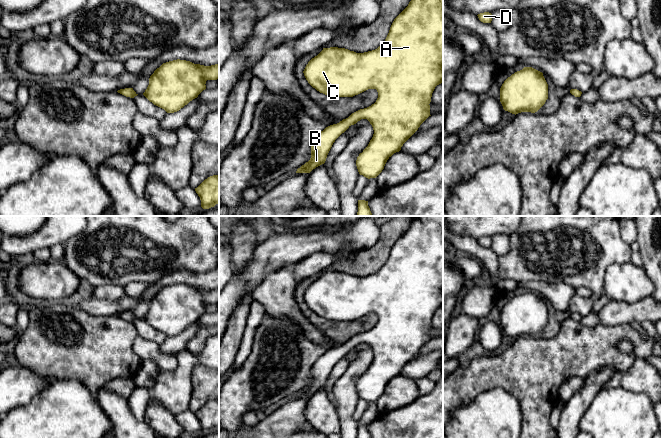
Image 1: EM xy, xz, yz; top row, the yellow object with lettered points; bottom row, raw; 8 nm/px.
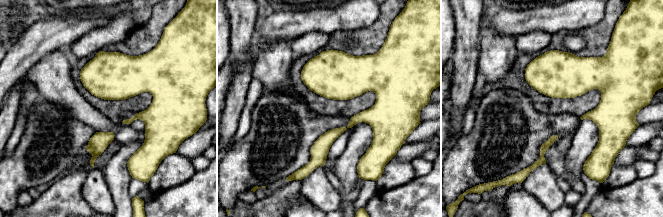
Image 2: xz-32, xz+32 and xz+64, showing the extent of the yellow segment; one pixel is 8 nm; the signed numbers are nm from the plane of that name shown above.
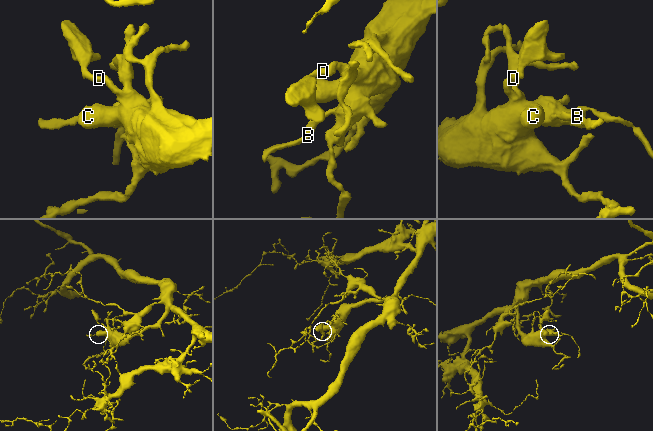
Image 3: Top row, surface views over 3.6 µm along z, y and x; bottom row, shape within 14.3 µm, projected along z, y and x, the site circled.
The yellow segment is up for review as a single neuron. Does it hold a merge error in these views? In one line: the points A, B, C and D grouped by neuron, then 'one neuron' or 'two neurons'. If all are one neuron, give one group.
A B C D | one neuron

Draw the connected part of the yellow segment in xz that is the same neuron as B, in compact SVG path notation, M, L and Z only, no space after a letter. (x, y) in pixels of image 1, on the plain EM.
M413 216L408 230L394 243L385 265L375 274L356 277L345 272L330 271L323 274L306 289L304 300L320 317L330 321L353 321L368 313L376 313L378 322L371 330L352 337L337 348L321 355L311 369L311 382L296 397L310 397L325 387L335 364L351 349L367 343L374 358L368 370L359 378L356 390L360 399L376 402L387 384L401 374L403 368L418 354L430 339L430 326L435 311L443 306L443 216Z

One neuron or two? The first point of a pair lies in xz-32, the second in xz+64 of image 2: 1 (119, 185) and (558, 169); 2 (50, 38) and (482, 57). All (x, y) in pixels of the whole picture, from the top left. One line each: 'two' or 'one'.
1: two
2: two

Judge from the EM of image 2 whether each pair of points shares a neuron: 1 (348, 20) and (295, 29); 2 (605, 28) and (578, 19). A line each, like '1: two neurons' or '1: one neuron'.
1: one neuron
2: two neurons

